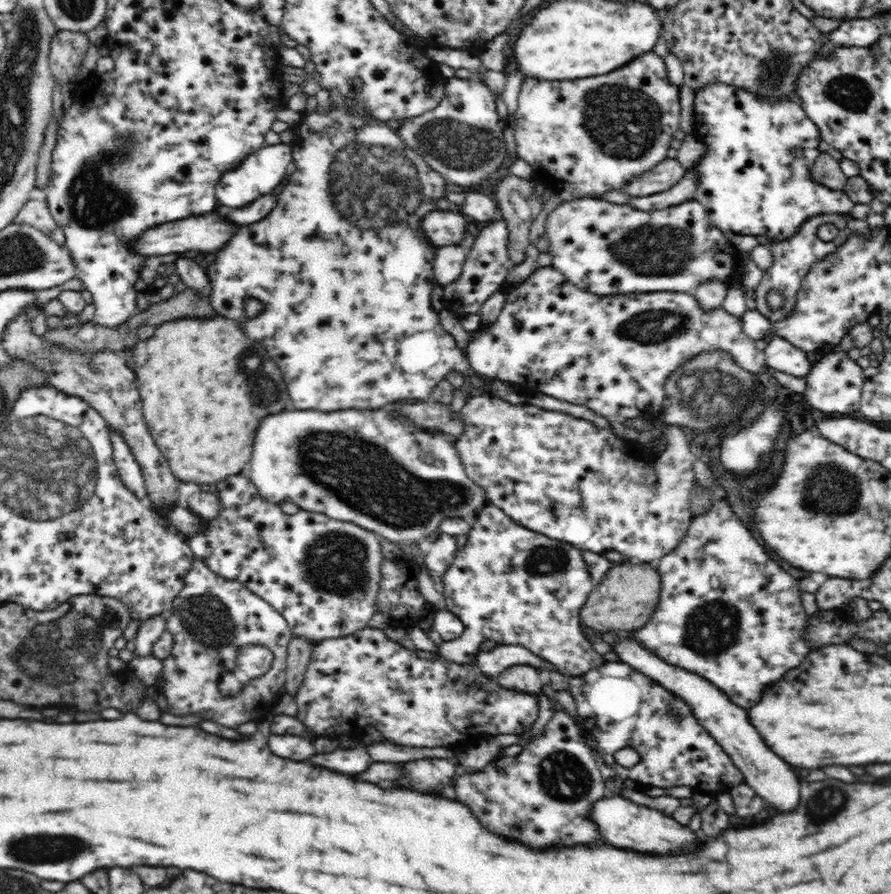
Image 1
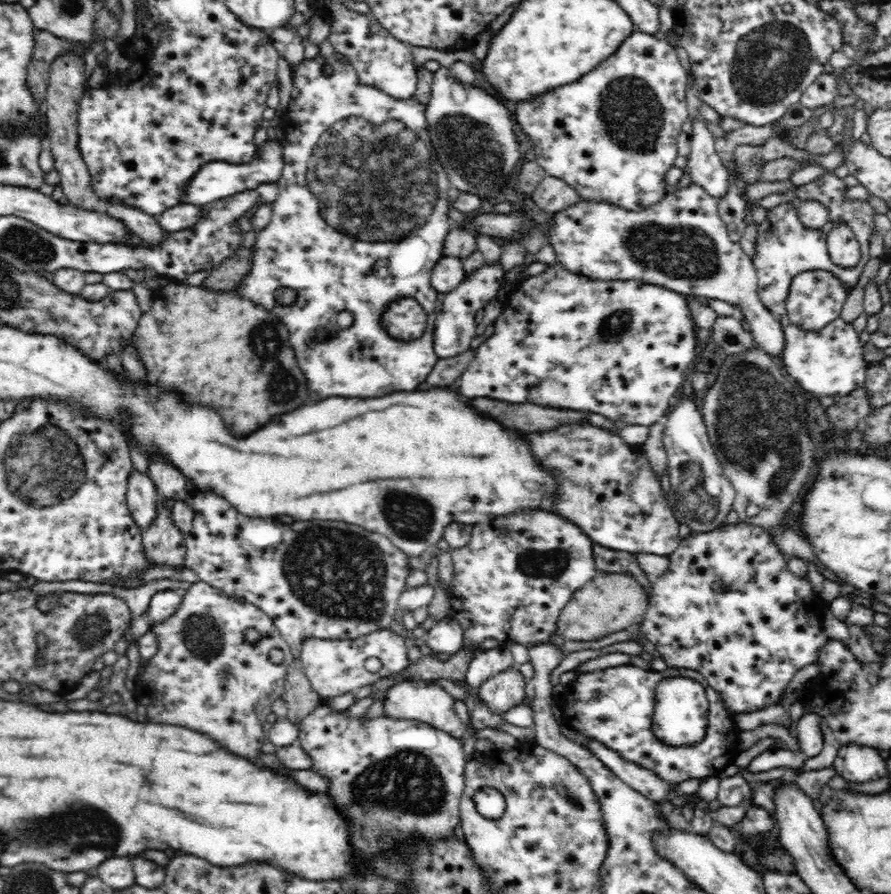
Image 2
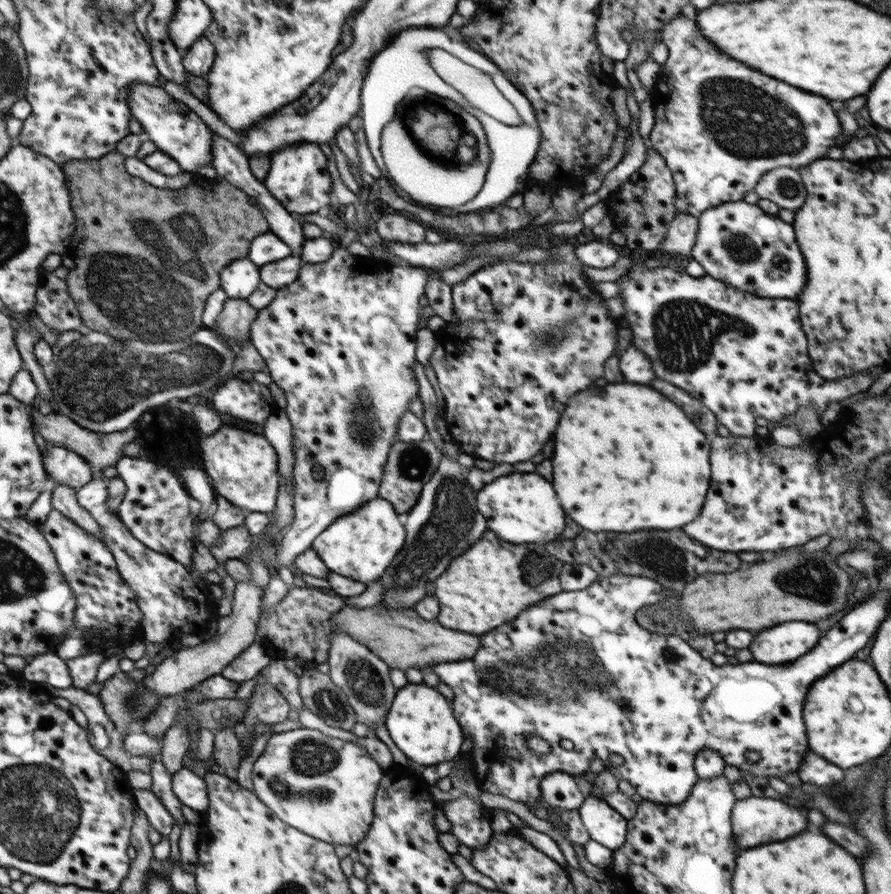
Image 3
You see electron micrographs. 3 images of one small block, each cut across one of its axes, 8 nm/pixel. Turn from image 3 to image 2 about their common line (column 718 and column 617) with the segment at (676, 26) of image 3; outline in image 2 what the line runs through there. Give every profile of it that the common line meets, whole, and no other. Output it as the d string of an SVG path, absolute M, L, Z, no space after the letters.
M635 29L613 55L608 56L598 68L582 76L578 82L566 84L562 88L554 88L535 96L532 100L522 101L516 104L514 112L515 121L520 124L520 128L525 132L529 139L529 144L533 146L532 152L535 154L535 161L546 170L550 176L555 176L565 180L581 196L582 200L606 202L614 204L620 208L640 212L642 209L650 208L658 204L659 200L666 198L669 187L664 180L664 175L674 166L674 160L678 158L678 149L676 149L676 138L682 132L682 124L688 120L688 105L686 104L686 80L687 74L680 65L680 59L676 49L672 47L665 39L656 39L654 35L646 32L640 32Z

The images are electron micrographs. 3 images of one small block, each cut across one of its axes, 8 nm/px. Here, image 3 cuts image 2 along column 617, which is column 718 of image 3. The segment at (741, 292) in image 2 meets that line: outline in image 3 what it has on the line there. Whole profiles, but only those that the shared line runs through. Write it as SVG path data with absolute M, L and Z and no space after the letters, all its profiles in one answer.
M744 200L728 202L708 209L700 214L698 221L698 235L690 258L701 264L705 275L736 286L738 290L749 292L754 296L794 301L800 298L808 280L808 273L804 255L796 241L793 224L786 224L778 216L767 214L756 204L748 204Z

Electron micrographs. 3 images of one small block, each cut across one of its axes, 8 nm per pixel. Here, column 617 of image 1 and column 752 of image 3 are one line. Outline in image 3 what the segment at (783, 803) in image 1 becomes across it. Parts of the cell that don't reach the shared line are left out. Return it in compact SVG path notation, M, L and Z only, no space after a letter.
M786 622L760 632L750 650L754 660L764 664L792 662L814 648L820 640L820 630L816 624L808 622Z

